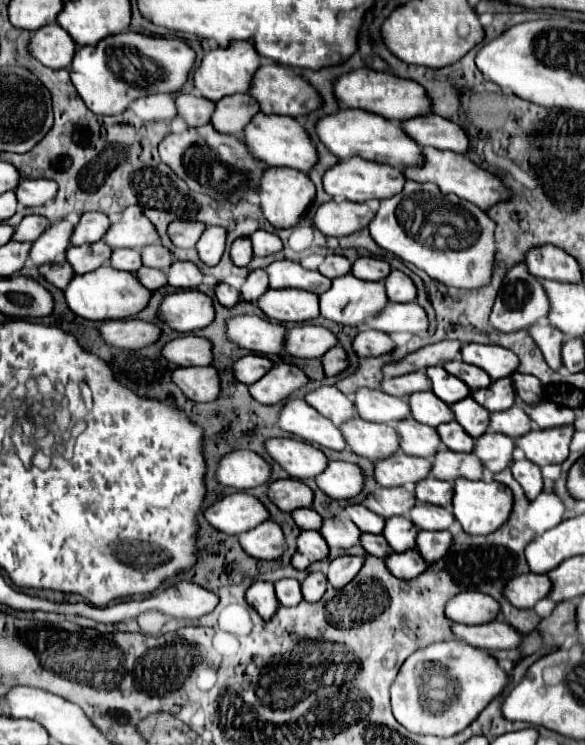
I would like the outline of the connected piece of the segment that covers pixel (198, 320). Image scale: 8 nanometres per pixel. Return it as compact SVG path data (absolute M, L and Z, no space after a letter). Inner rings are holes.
M197 289L167 295L159 307L159 317L179 333L207 327L215 319L213 299Z

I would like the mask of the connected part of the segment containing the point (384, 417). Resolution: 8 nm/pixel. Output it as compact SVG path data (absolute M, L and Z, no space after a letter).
M359 389L355 393L355 407L361 419L375 423L397 423L409 417L409 403L387 395L381 389Z

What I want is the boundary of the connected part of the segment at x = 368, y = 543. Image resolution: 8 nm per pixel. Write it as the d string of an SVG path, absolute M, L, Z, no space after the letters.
M363 533L361 535L361 545L365 547L365 551L369 555L375 555L375 557L381 557L385 559L385 555L389 555L391 547L385 543L383 535L369 535L369 533Z

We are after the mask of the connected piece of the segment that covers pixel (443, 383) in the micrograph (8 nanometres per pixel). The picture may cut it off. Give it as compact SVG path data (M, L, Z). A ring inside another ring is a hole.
M429 367L427 375L433 383L433 393L447 405L469 397L469 387L465 387L465 383L461 383L459 379L453 379L453 375L449 375L443 367Z

